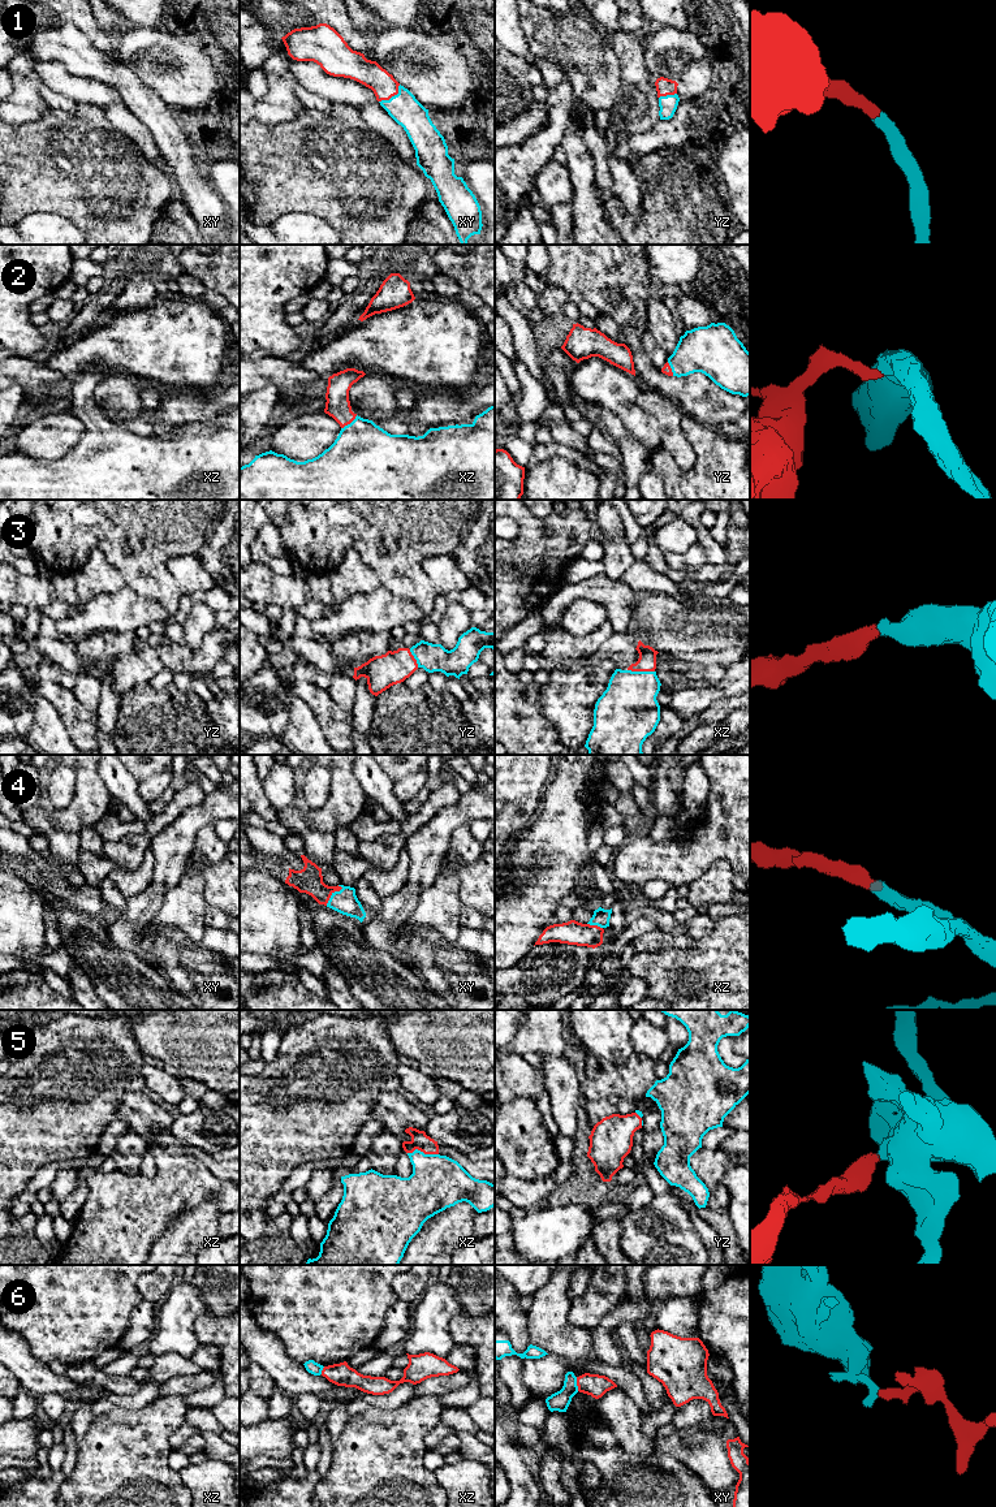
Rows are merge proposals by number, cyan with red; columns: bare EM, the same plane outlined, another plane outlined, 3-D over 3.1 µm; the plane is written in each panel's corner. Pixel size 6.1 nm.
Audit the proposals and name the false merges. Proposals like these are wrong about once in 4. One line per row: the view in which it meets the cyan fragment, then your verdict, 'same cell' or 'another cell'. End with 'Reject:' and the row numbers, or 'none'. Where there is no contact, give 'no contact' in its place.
1: contact in xy; same cell
2: contact in xz; same cell
3: contact in xz; same cell
4: contact in xy; same cell
5: contact in xz; same cell
6: contact in xy; another cell
Reject: 6

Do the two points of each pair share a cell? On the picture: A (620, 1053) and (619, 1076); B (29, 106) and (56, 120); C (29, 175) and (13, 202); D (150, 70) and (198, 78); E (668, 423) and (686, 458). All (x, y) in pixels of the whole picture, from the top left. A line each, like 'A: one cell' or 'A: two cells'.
A: two cells
B: two cells
C: one cell
D: one cell
E: one cell

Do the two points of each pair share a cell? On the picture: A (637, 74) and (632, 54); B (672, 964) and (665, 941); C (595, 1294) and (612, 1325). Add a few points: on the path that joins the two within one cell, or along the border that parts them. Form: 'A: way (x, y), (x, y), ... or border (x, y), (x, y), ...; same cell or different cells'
A: way (634, 69), (632, 59); same cell
B: border (694, 940), (694, 944), (685, 949), (638, 953); different cells
C: border (625, 1295), (590, 1330); different cells

